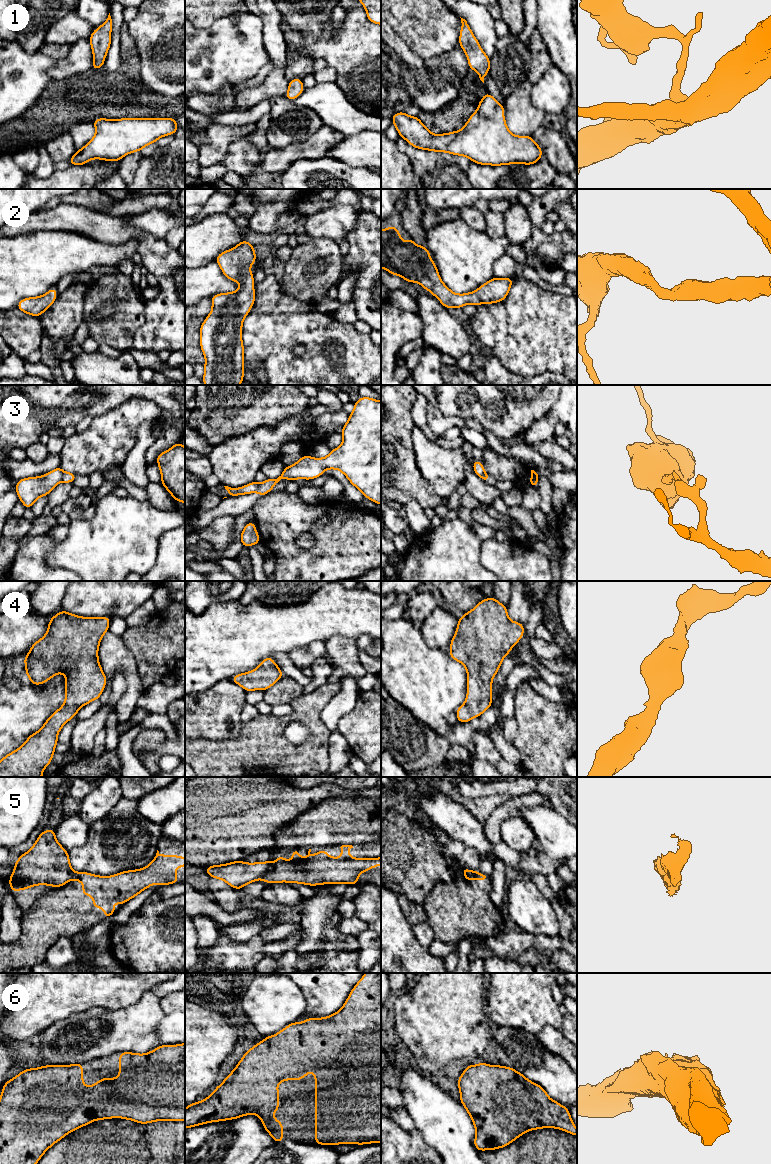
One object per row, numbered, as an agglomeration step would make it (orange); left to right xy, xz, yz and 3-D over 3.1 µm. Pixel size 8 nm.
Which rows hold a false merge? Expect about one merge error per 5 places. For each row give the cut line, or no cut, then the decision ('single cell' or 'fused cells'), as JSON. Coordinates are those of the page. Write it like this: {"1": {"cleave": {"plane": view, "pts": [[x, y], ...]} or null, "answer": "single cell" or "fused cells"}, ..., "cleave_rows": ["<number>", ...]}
{"1": {"cleave": null, "answer": "single cell"}, "2": {"cleave": null, "answer": "single cell"}, "3": {"cleave": {"plane": "xy", "pts": [[64, 472], [61, 480]]}, "answer": "fused cells"}, "4": {"cleave": null, "answer": "single cell"}, "5": {"cleave": {"plane": "xz", "pts": [[270, 862], [267, 871], [260, 878]]}, "answer": "fused cells"}, "6": {"cleave": null, "answer": "single cell"}, "cleave_rows": ["3", "5"]}

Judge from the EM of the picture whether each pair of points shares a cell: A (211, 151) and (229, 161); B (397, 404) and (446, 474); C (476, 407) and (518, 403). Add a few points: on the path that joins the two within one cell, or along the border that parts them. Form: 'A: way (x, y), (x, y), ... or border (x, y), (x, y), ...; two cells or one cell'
A: border (236, 138), (229, 144), (221, 162); two cells
B: border (414, 425), (411, 431), (413, 451); two cells
C: way (486, 403), (508, 403); one cell

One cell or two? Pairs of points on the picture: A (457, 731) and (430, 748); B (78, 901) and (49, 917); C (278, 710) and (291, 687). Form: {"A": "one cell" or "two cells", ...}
{"A": "one cell", "B": "one cell", "C": "two cells"}

